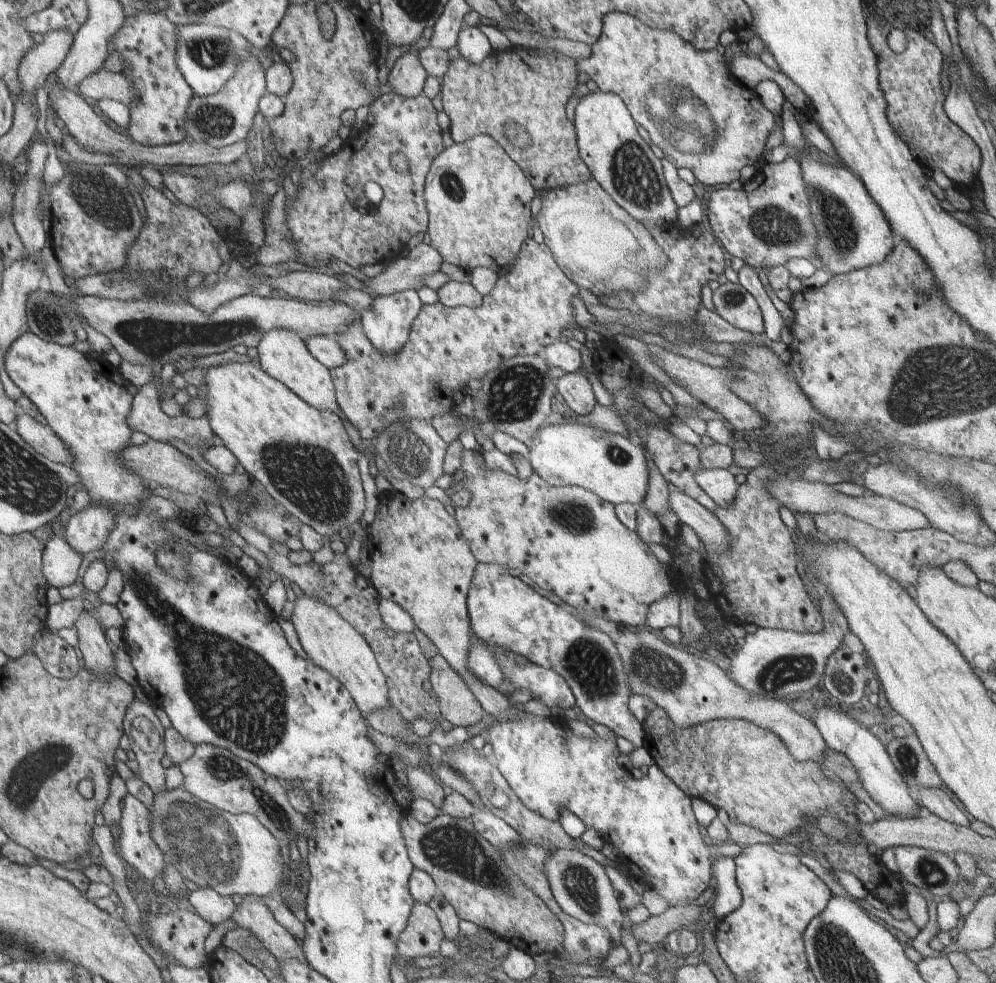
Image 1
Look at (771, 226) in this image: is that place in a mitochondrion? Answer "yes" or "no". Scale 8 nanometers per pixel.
yes

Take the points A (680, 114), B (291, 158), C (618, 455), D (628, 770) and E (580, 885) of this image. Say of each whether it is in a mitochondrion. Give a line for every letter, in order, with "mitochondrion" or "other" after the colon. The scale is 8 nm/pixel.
A: mitochondrion
B: other
C: mitochondrion
D: other
E: mitochondrion

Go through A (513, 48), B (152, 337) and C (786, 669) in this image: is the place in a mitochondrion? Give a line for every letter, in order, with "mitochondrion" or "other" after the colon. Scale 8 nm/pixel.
A: other
B: mitochondrion
C: mitochondrion

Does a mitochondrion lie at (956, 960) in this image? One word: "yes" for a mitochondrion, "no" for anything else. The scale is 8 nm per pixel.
no

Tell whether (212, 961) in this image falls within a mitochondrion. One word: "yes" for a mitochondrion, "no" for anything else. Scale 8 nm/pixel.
no

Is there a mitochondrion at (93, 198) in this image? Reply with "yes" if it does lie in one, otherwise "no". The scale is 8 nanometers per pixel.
yes

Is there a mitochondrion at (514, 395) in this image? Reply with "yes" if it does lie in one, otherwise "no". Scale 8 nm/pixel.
yes

